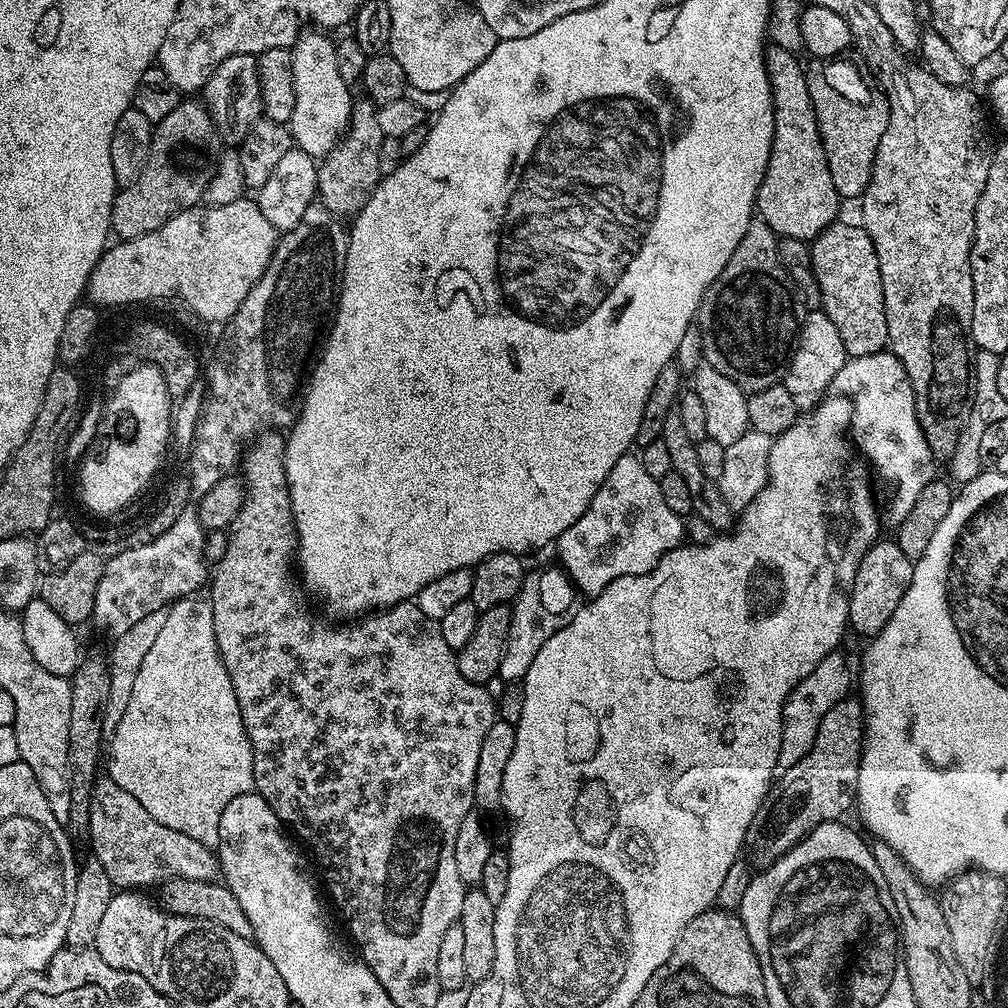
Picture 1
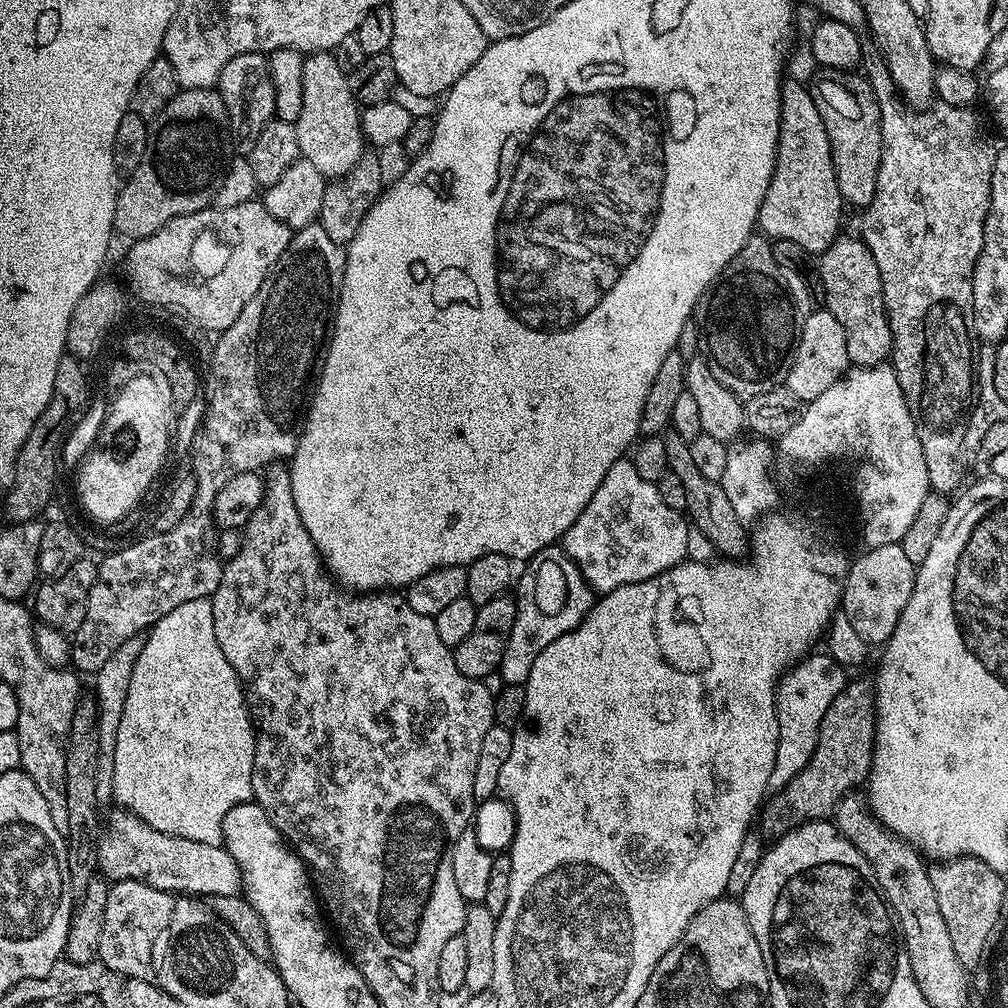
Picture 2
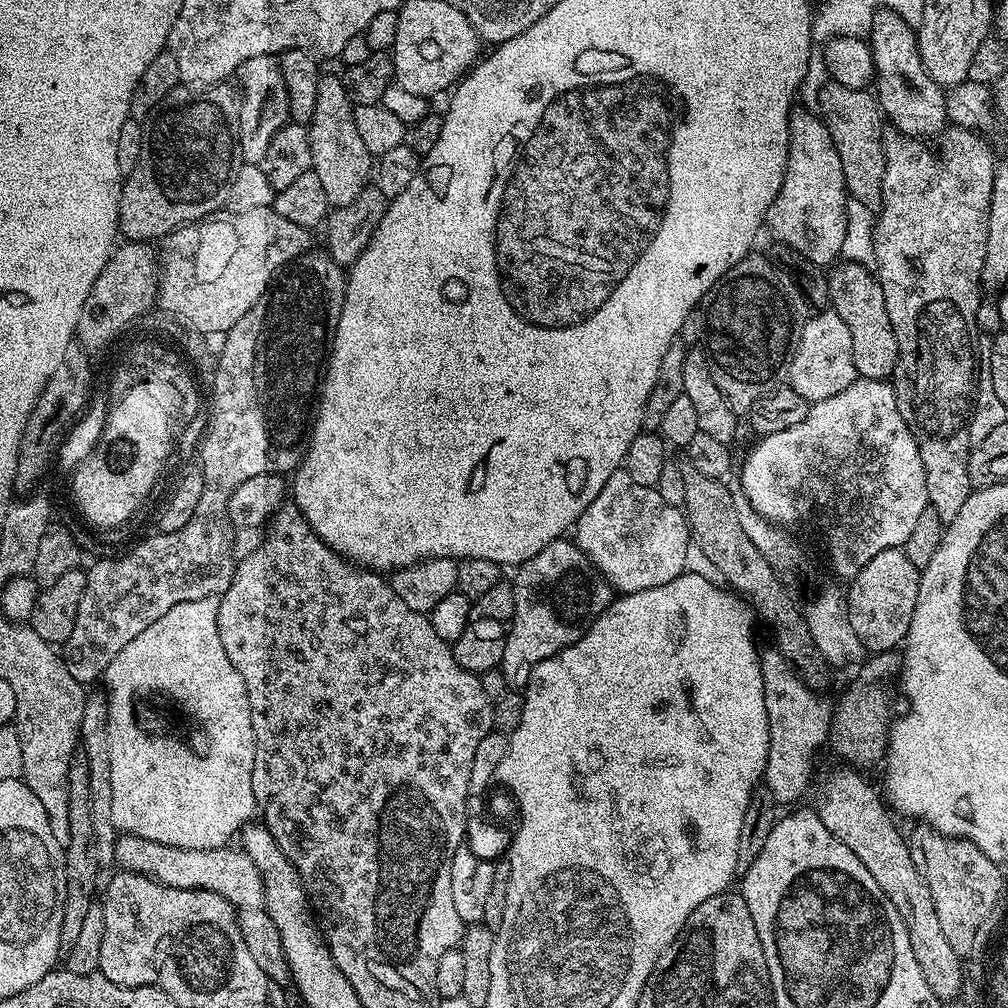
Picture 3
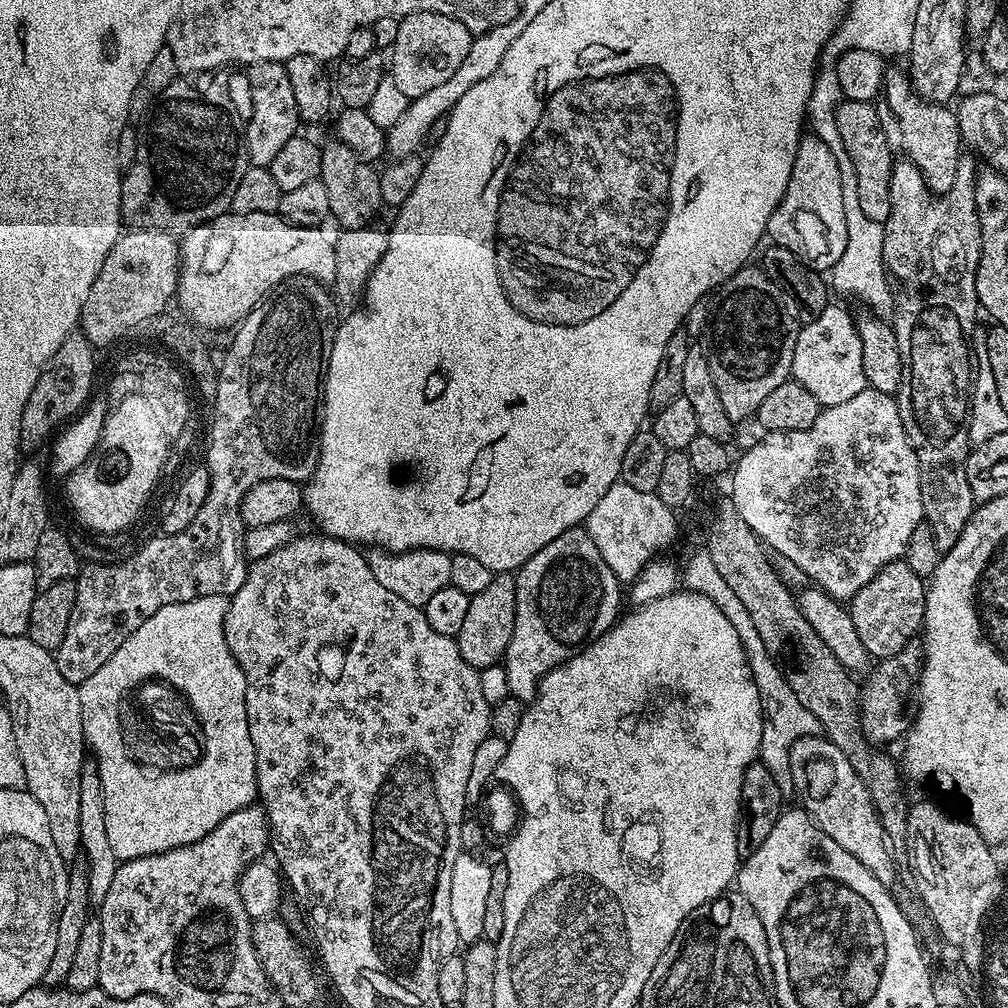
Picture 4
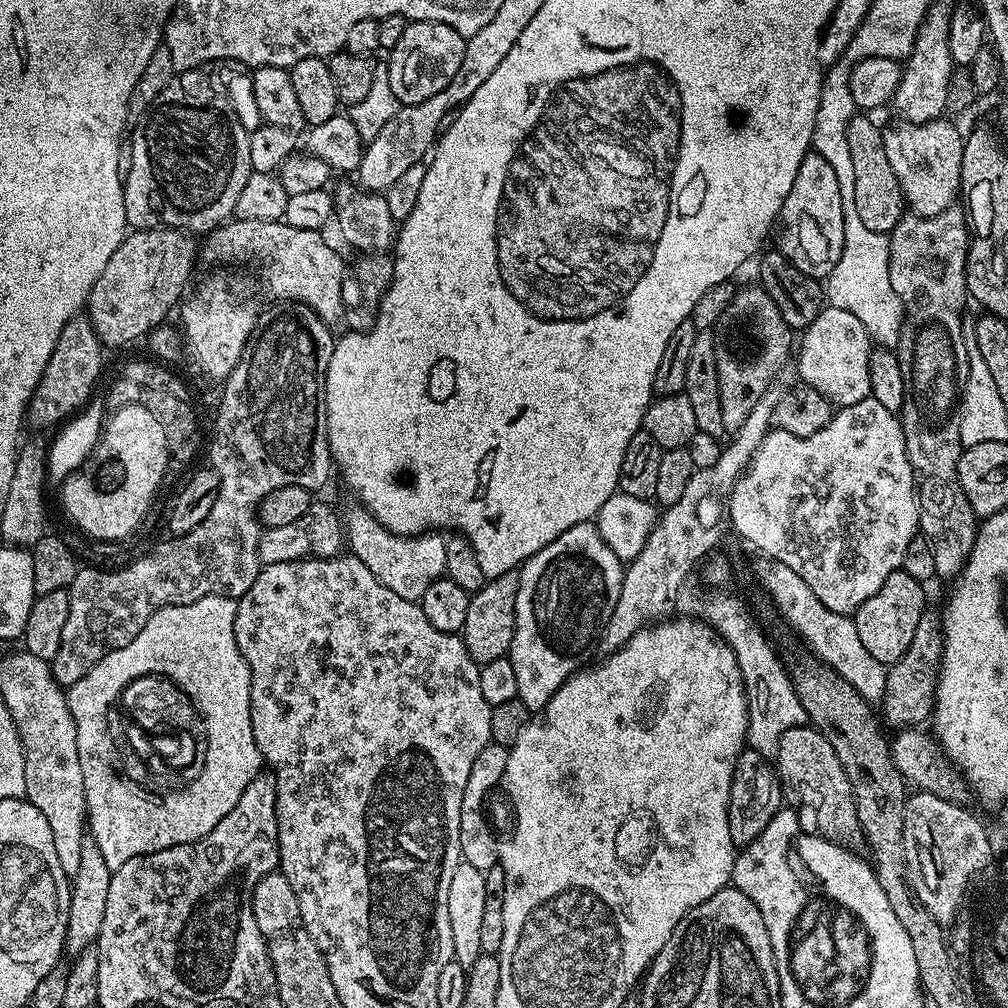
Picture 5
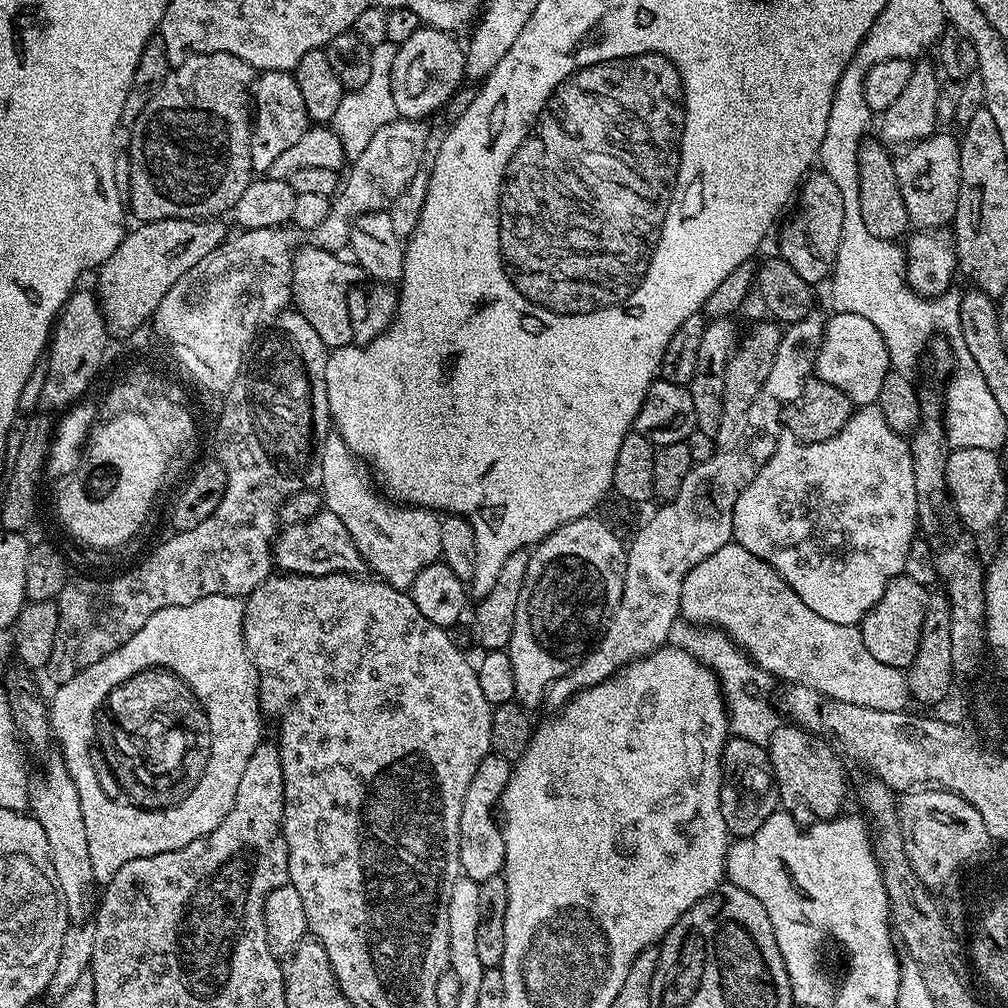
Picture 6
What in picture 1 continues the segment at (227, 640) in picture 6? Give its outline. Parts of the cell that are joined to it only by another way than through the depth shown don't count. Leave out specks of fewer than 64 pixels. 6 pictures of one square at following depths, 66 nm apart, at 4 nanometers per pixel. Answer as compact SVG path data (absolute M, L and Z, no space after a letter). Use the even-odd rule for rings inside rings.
M185 598L177 600L166 611L166 622L154 646L146 654L141 669L146 674L154 672L158 684L176 686L184 698L192 698L188 702L180 702L180 706L166 706L164 710L176 712L174 718L168 720L168 728L162 730L162 736L150 736L150 730L144 730L148 722L140 722L140 716L126 713L126 718L118 722L118 730L110 738L112 753L107 753L107 779L118 782L126 794L134 794L138 802L150 813L150 818L158 818L162 826L170 826L170 830L178 830L190 838L215 849L218 842L218 818L222 818L222 810L226 810L226 802L234 802L238 794L246 794L254 788L254 758L250 738L244 729L242 714L238 706L238 698L234 694L234 686L230 682L230 674L220 657L220 651L214 638L214 614L211 599Z

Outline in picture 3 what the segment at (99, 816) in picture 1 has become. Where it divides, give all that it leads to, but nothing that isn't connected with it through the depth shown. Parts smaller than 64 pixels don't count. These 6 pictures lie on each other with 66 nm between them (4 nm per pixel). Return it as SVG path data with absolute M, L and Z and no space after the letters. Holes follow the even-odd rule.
M127 834L121 835L116 842L115 863L125 872L137 872L143 876L157 880L159 884L174 886L175 888L193 888L194 890L206 890L226 898L237 910L258 910L264 907L264 883L262 874L254 862L243 850L232 849L232 846L222 848L211 848L210 850L190 850L189 848L179 848L178 846L166 846L165 844L155 844L149 840L143 840L137 836Z

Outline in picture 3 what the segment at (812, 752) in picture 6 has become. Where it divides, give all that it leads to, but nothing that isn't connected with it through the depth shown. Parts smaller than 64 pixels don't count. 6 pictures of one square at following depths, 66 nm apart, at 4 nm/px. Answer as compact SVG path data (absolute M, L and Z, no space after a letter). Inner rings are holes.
M841 768L832 773L825 786L822 804L817 812L820 821L851 853L855 854L866 870L874 874L874 880L890 898L910 936L915 958L922 968L926 982L941 1000L954 999L961 993L964 983L964 964L939 925L938 912L930 888L921 878L920 871L910 858L907 839L900 834L881 793L852 768Z

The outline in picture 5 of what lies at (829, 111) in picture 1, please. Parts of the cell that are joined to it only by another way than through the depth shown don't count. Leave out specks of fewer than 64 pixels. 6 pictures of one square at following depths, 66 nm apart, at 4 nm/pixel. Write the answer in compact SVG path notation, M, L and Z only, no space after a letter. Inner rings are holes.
M857 114L848 123L850 154L854 161L854 203L858 218L862 218L869 230L890 234L906 215L904 192L900 189L898 178L890 170L881 125L876 125L868 116L871 115Z

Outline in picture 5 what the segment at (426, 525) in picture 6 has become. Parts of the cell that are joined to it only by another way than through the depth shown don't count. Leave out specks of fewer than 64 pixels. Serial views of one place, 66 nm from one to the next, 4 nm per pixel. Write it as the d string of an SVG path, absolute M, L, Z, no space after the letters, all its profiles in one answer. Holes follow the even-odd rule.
M356 506L346 516L346 544L351 555L358 557L382 586L394 590L398 598L415 600L424 597L426 590L434 581L441 579L446 570L446 539L435 531L418 536L399 536L386 530L363 508Z

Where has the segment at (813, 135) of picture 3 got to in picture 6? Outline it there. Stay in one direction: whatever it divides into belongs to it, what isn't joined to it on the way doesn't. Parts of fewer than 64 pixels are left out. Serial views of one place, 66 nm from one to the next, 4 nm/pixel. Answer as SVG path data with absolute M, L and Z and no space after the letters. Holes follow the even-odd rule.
M823 170L809 171L804 177L798 189L798 201L800 205L796 208L796 213L788 220L788 225L780 232L780 252L779 259L790 262L790 267L813 286L819 285L819 280L829 279L832 267L838 254L838 242L842 238L842 194L838 194L838 186L830 182L830 178Z

